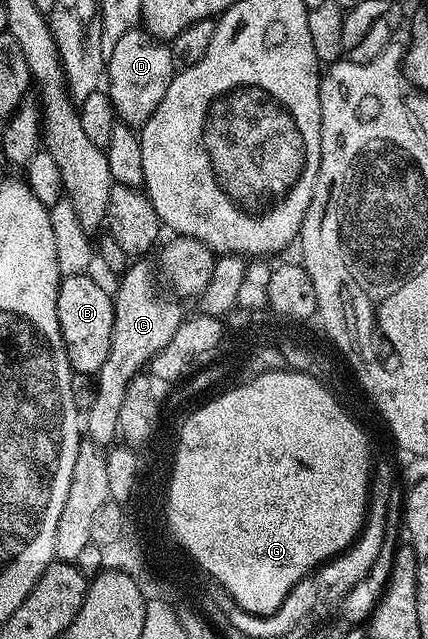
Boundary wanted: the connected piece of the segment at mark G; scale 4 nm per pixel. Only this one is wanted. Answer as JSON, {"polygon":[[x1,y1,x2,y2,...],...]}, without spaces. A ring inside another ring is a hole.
{"polygon":[[273,369,249,379,251,381,246,381,235,389,227,388,211,396,187,416,184,432,177,436,178,448,173,450,177,468,173,472,174,493,170,493,170,521,174,521,174,533,178,533,178,537,182,537,182,545,186,545,185,556,206,565,206,572,209,574,218,573,218,577,222,577,224,582,222,588,245,613,266,617,278,610,288,591,292,591,292,587,296,587,300,579,314,572,319,565,326,564,331,557,346,552,358,540,368,512,372,460,370,461,370,445,366,442,365,431,350,418,349,411,326,390,327,386,317,377,295,369]]}

